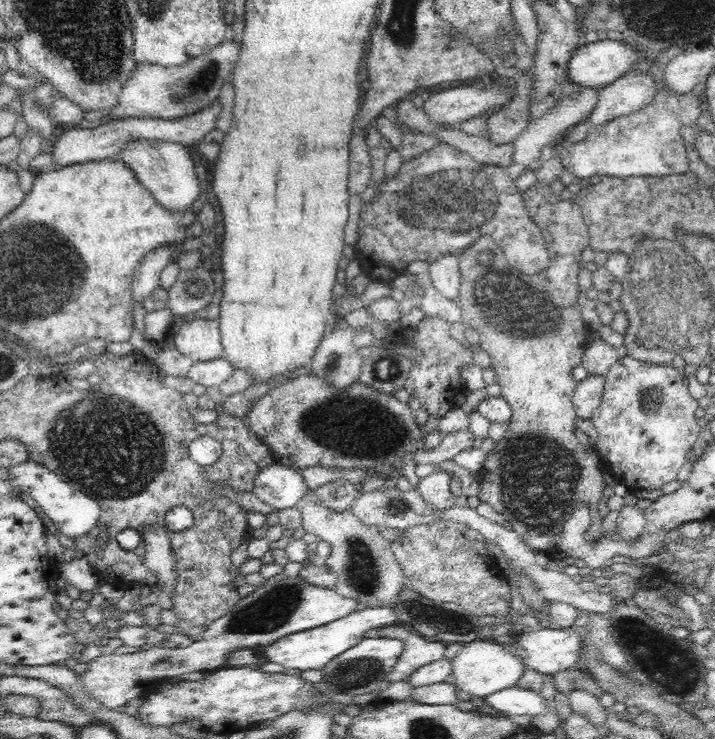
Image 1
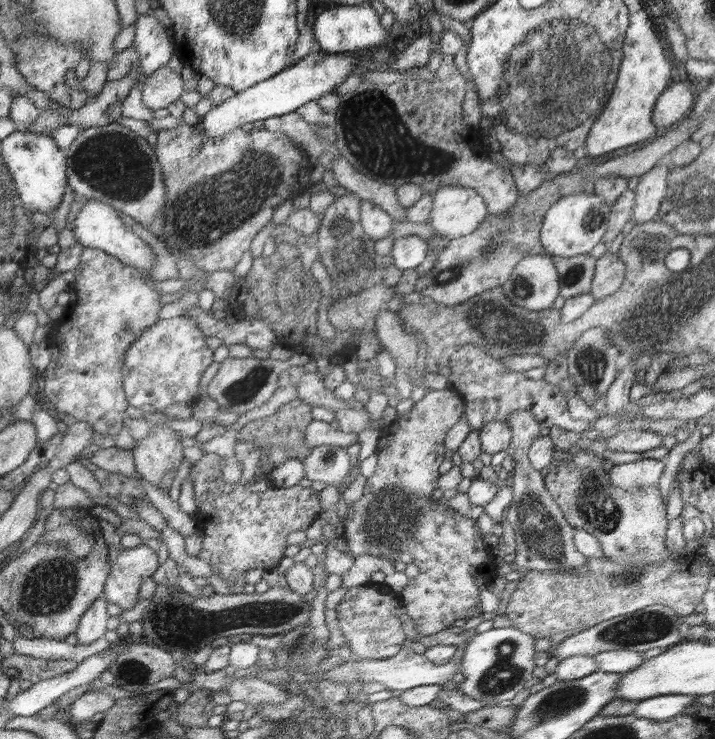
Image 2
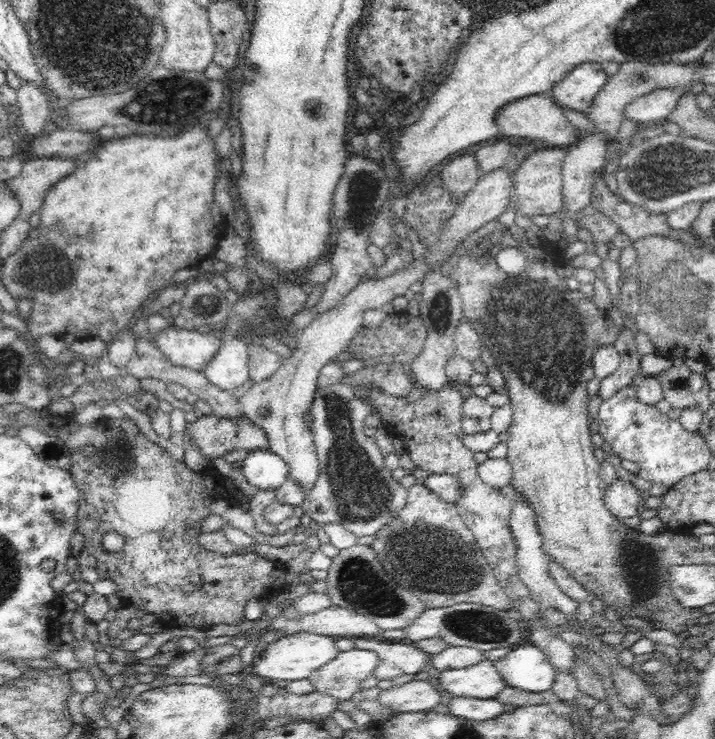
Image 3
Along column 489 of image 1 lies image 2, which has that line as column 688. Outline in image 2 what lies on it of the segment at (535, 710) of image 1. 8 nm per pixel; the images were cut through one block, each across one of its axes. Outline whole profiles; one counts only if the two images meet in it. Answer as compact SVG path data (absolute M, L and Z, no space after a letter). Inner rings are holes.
M654 696L637 702L633 715L646 720L667 721L682 714L692 702L694 696Z

